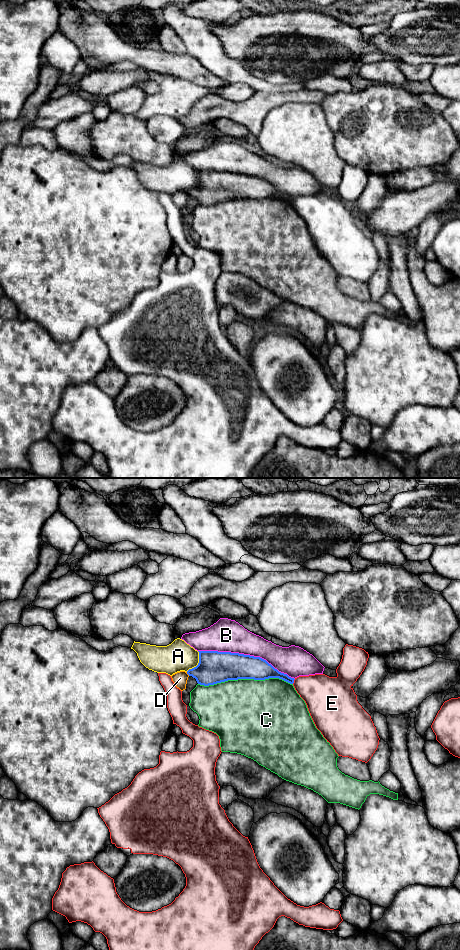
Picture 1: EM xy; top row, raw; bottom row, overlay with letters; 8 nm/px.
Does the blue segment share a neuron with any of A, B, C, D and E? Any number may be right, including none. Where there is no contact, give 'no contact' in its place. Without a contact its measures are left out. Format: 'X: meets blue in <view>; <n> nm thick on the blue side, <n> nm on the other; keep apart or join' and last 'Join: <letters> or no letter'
A: meets blue in xy; 260 nm thick on the blue side, 240 nm on the other; keep apart
B: meets blue in xy; 240 nm thick on the blue side, 260 nm on the other; keep apart
C: meets blue in xy; 260 nm thick on the blue side, 500 nm on the other; join
D: meets blue in xy; 260 nm thick on the blue side, 110 nm on the other; keep apart
E: meets blue in xy; 140 nm thick on the blue side, 300 nm on the other; keep apart
Join: C

